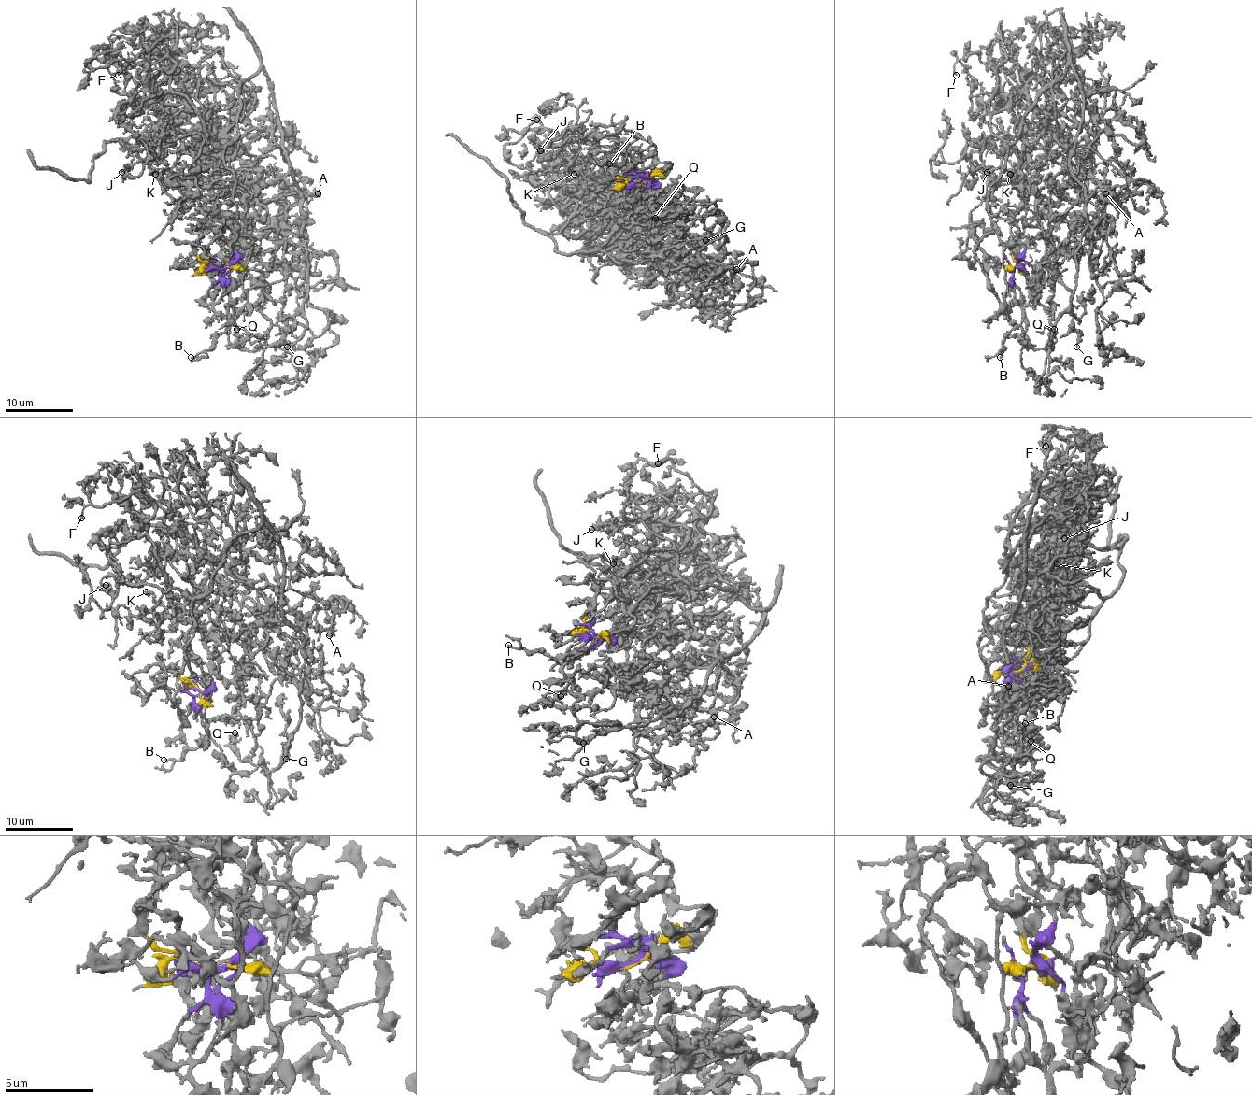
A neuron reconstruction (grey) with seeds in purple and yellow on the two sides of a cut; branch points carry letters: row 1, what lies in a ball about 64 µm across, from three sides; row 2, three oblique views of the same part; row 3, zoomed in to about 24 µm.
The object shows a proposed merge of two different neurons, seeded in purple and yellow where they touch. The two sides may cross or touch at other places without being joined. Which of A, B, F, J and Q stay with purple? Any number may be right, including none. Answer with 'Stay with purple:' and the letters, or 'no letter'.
Stay with purple: B

